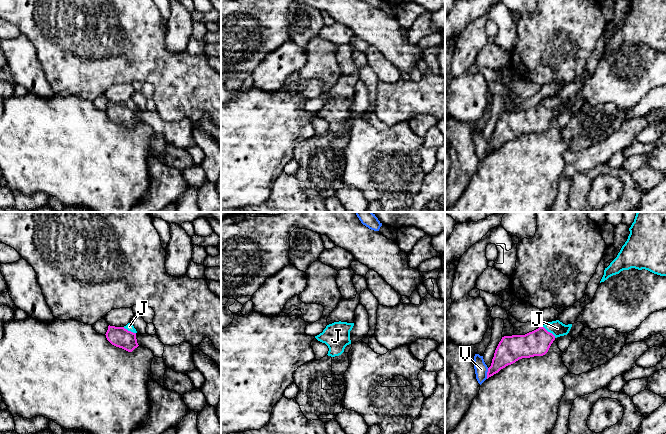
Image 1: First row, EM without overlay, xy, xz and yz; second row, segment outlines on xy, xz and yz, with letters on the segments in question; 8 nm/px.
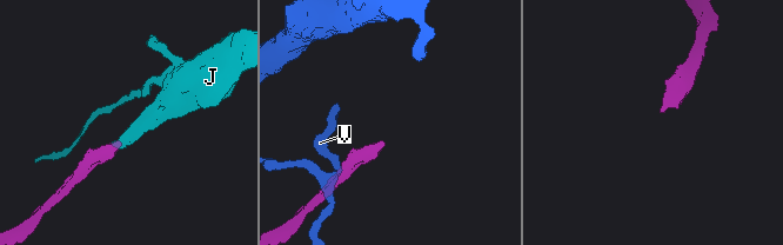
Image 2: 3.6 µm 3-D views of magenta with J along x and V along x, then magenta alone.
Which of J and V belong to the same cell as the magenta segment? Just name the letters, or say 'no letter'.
J

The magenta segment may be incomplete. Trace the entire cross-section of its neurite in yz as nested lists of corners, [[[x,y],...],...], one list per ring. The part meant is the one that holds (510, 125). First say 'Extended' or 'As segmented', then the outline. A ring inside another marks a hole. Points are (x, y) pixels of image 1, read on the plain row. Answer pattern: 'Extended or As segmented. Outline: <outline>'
Extended. Outline: [[[556,96],[525,111],[502,113],[488,144],[487,155],[519,135],[545,131],[553,117],[557,113],[567,111],[571,103],[572,100],[565,101]]]

